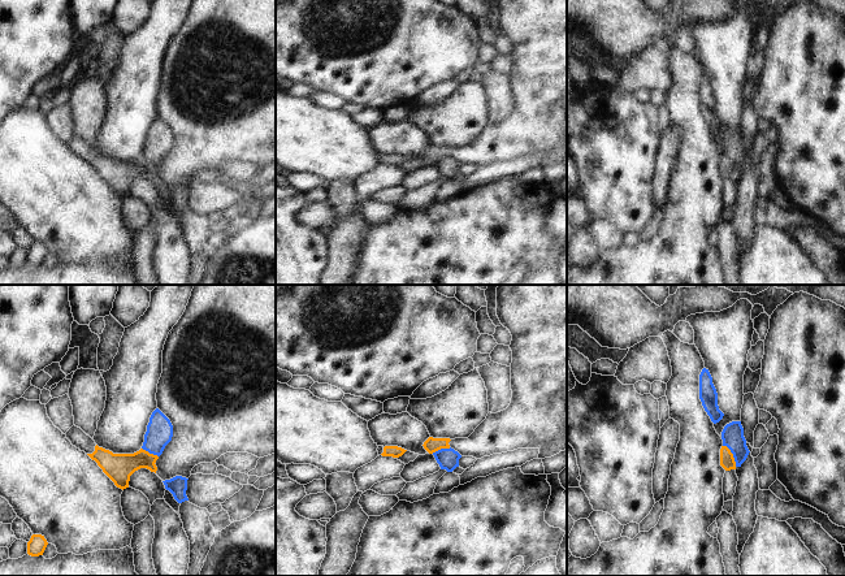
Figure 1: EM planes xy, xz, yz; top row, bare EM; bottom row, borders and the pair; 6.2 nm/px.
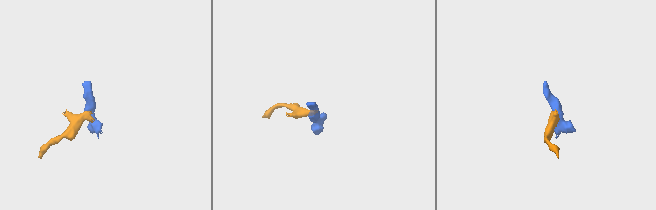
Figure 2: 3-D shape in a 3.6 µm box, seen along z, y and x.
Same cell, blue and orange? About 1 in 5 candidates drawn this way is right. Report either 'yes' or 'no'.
no

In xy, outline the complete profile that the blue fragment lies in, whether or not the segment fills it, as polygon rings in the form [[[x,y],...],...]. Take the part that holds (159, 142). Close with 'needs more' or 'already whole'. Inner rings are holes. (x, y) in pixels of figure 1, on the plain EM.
[[[156,117],[150,126],[142,157],[160,165],[165,155],[172,150],[172,146],[173,134],[170,129]]]; already whole

